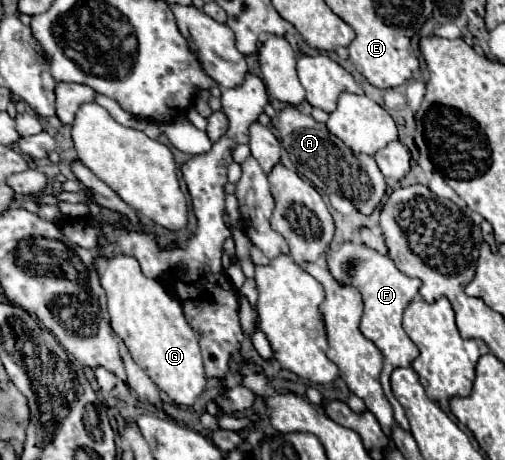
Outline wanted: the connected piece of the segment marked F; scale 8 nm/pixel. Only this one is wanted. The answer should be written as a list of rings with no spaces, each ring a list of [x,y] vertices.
[[[345,241],[337,249],[331,249],[325,259],[327,259],[327,267],[329,267],[329,273],[333,275],[333,279],[337,279],[341,285],[355,287],[363,297],[365,311],[361,317],[361,333],[363,333],[363,337],[373,341],[377,345],[377,349],[383,353],[385,361],[383,361],[383,371],[381,371],[381,385],[383,385],[387,401],[393,405],[397,425],[405,427],[405,431],[409,431],[409,421],[405,417],[405,411],[389,387],[389,375],[397,367],[411,367],[413,359],[419,355],[419,349],[415,347],[415,343],[407,337],[407,333],[401,327],[401,315],[403,315],[405,307],[415,297],[419,297],[421,281],[415,277],[407,277],[405,273],[401,273],[395,267],[391,257],[387,257],[363,243]]]

